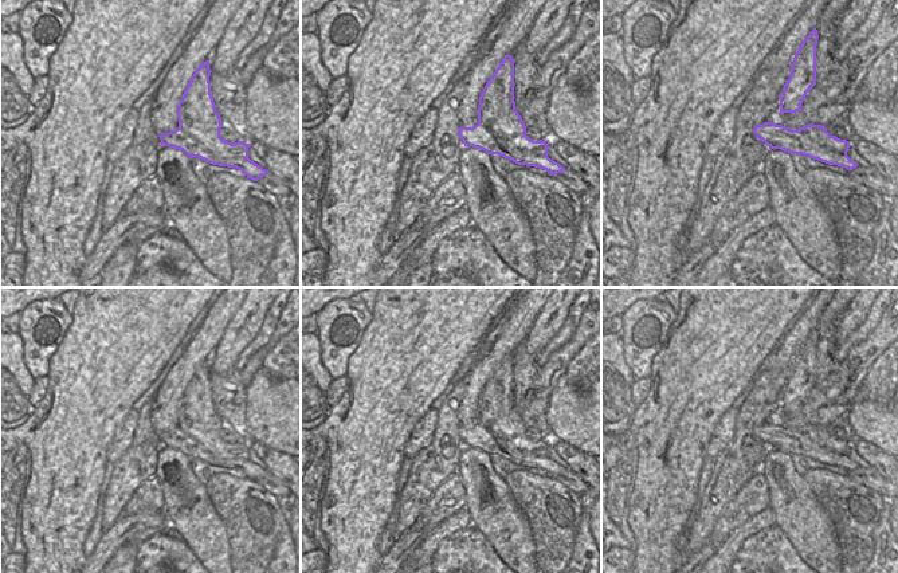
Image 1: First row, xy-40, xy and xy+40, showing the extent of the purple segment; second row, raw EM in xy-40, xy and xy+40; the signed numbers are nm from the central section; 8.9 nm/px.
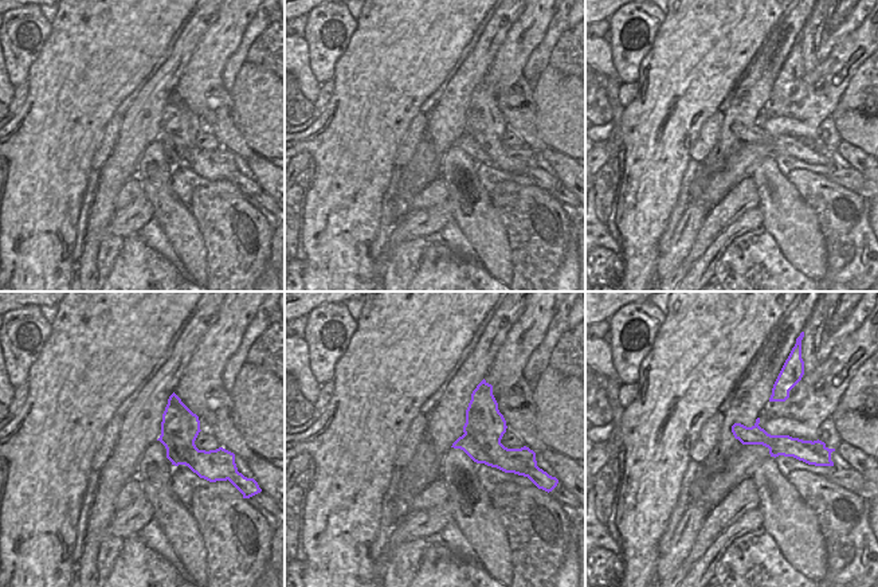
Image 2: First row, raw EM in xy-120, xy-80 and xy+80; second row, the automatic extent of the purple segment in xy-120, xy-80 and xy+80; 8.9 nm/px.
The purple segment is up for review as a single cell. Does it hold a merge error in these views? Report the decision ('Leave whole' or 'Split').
Split

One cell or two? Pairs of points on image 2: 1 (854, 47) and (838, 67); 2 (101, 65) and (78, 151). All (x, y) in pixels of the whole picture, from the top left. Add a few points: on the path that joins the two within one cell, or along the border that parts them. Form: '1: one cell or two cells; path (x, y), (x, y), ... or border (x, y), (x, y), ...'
1: one cell; path (850, 53), (842, 62)
2: one cell; path (81, 86), (81, 121), (78, 129)

